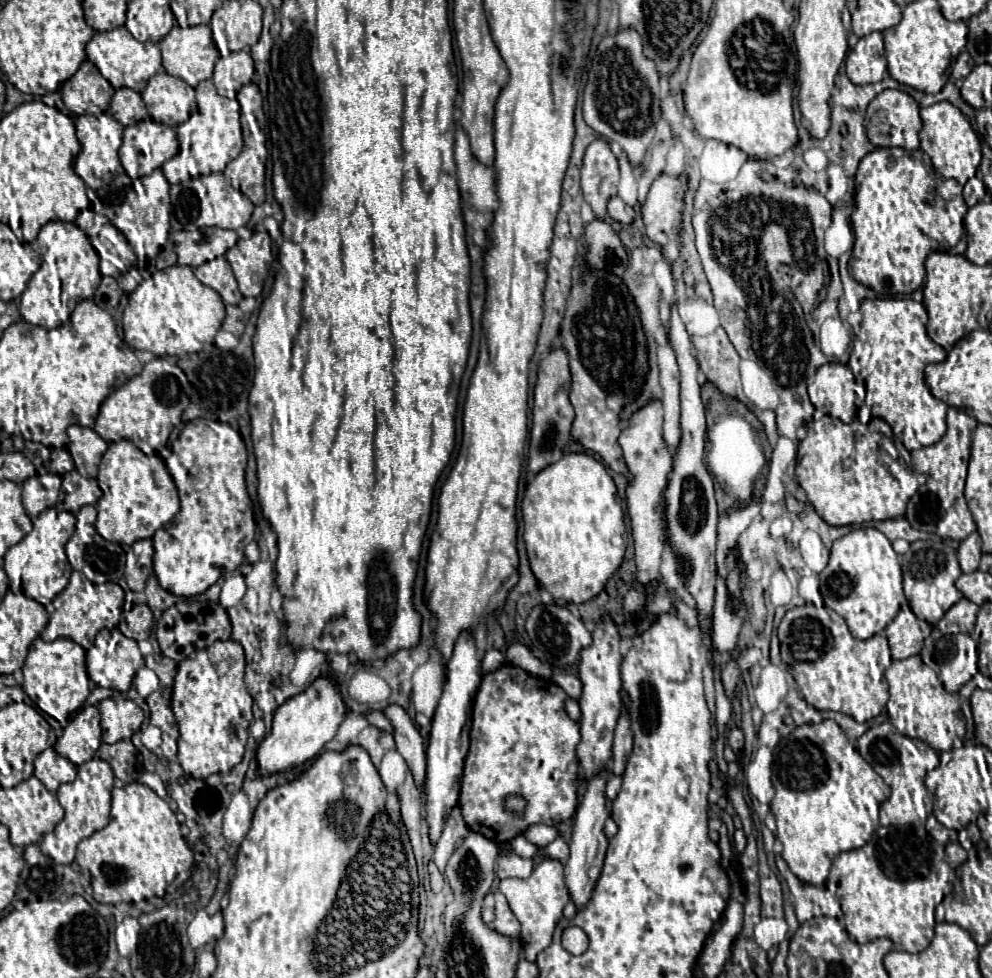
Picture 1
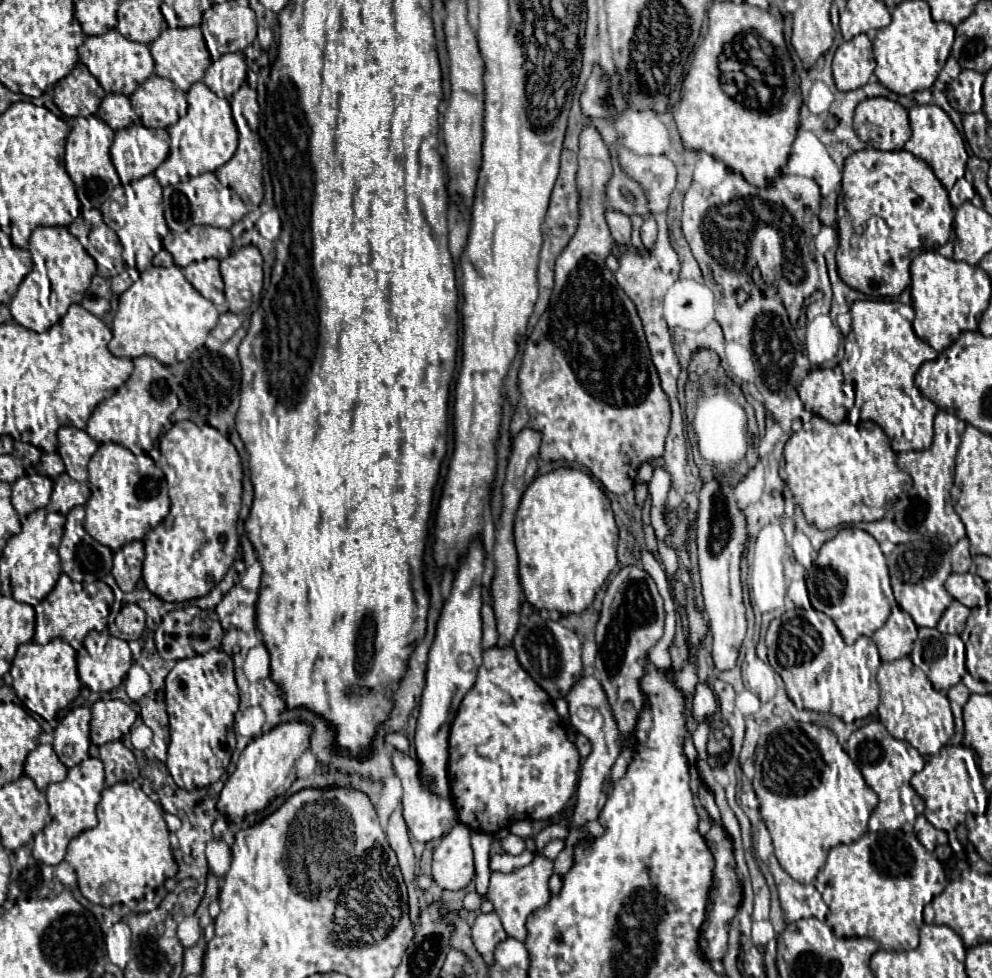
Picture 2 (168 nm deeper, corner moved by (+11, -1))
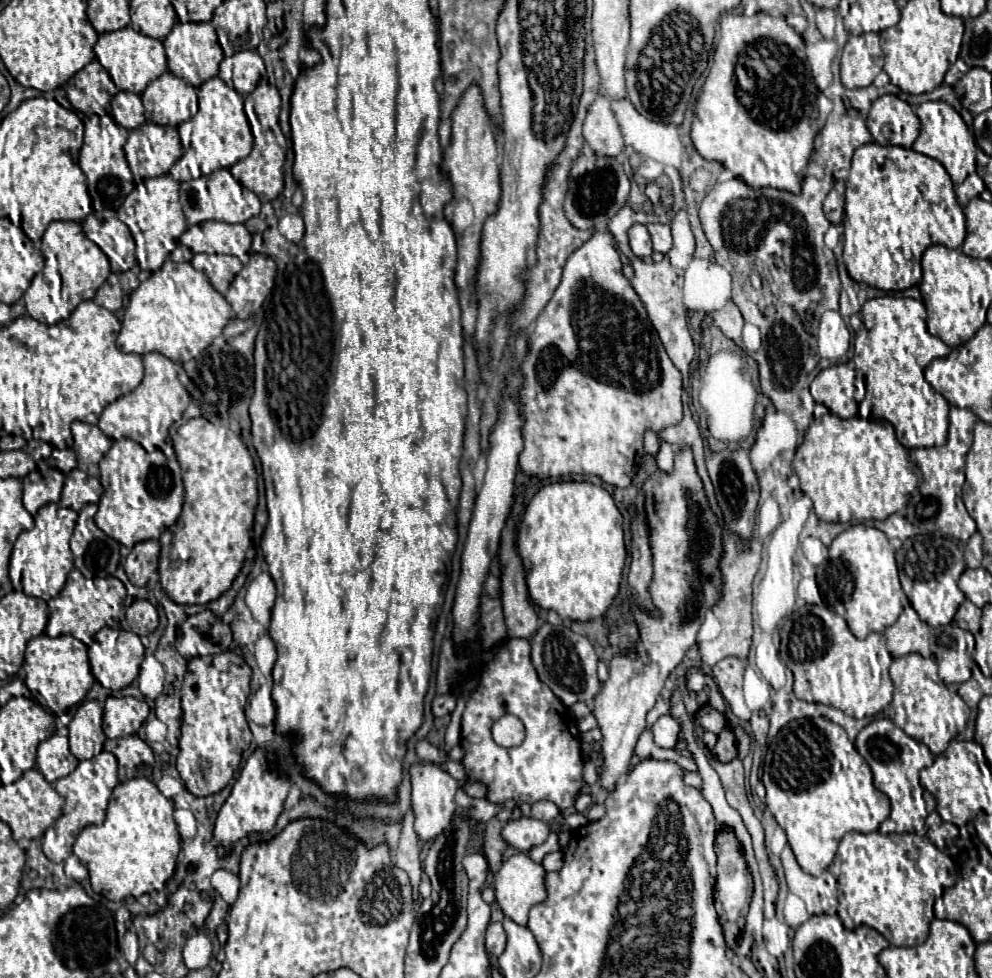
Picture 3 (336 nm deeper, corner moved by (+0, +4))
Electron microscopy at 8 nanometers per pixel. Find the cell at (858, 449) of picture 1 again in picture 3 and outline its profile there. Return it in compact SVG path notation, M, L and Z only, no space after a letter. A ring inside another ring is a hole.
M834 413L822 415L814 421L796 451L796 469L804 495L814 503L814 511L822 521L848 523L886 519L888 515L906 507L910 493L918 487L918 467L908 459L908 449L902 447L888 421L866 421L862 417L840 419Z

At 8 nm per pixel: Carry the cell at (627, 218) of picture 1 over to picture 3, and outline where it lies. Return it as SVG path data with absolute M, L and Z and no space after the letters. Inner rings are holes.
M634 225L634 229L630 229L628 235L630 235L630 247L636 257L646 259L652 255L652 241L644 225Z

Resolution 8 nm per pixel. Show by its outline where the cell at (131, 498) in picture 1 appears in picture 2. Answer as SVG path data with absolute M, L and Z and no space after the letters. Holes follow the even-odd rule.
M101 444L89 462L91 498L87 500L85 530L103 546L119 550L127 542L143 540L169 514L167 482L148 454L135 456L119 444Z

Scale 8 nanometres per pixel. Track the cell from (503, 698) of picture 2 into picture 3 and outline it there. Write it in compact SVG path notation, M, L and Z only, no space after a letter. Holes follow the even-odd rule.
M508 639L486 665L482 685L472 693L462 715L460 745L466 751L462 759L466 773L476 781L486 783L490 803L516 799L532 805L546 799L556 803L560 811L566 811L574 807L574 801L584 787L580 731L566 705L562 705L550 687L538 679L530 661L530 643L526 639ZM506 713L520 717L526 727L522 745L510 749L496 745L490 733L492 723Z

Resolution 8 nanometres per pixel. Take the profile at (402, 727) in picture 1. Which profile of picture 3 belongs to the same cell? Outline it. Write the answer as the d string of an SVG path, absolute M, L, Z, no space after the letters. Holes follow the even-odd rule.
M412 765L410 769L412 777L412 811L416 815L414 829L420 839L432 841L438 833L450 825L450 817L456 813L454 795L458 789L458 781L454 781L448 773L444 773L438 765Z

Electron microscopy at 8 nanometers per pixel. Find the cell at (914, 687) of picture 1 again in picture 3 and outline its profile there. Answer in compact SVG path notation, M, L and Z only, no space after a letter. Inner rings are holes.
M906 655L898 657L890 665L890 677L894 681L894 723L916 741L924 743L934 755L944 753L946 745L966 729L966 721L970 715L968 705L960 699L956 689L944 685L936 673L934 659L924 659L922 655Z

